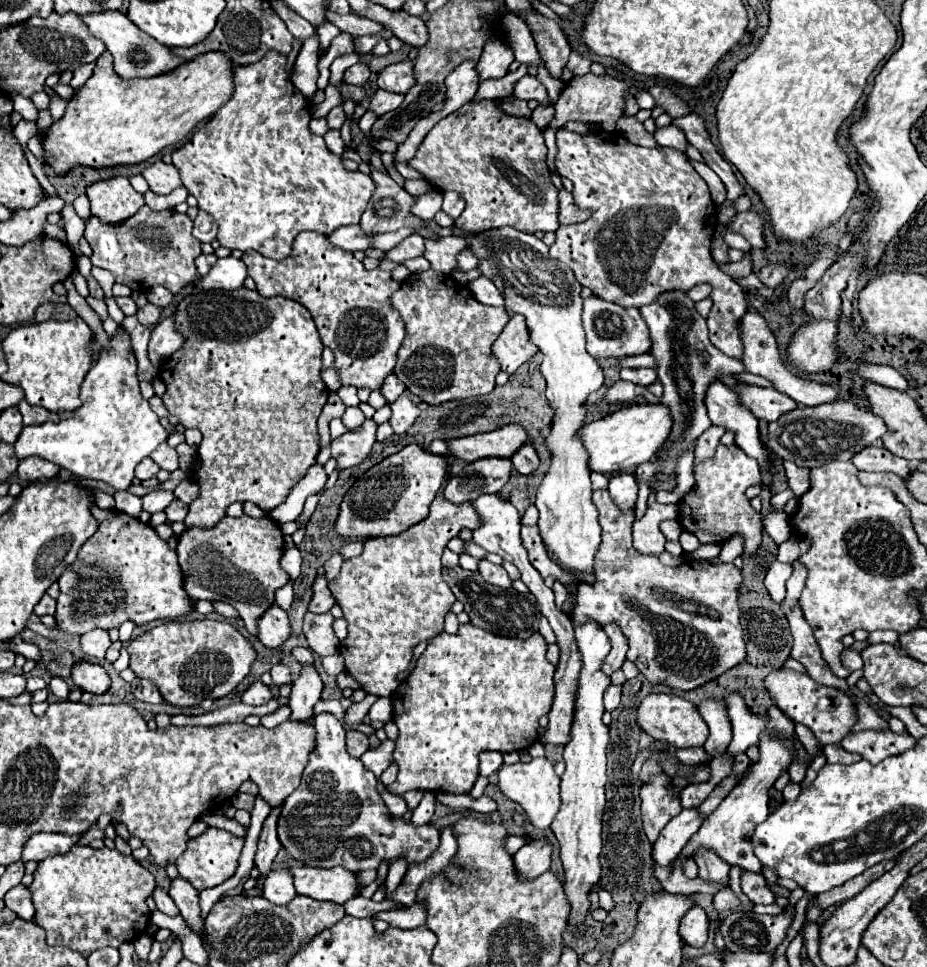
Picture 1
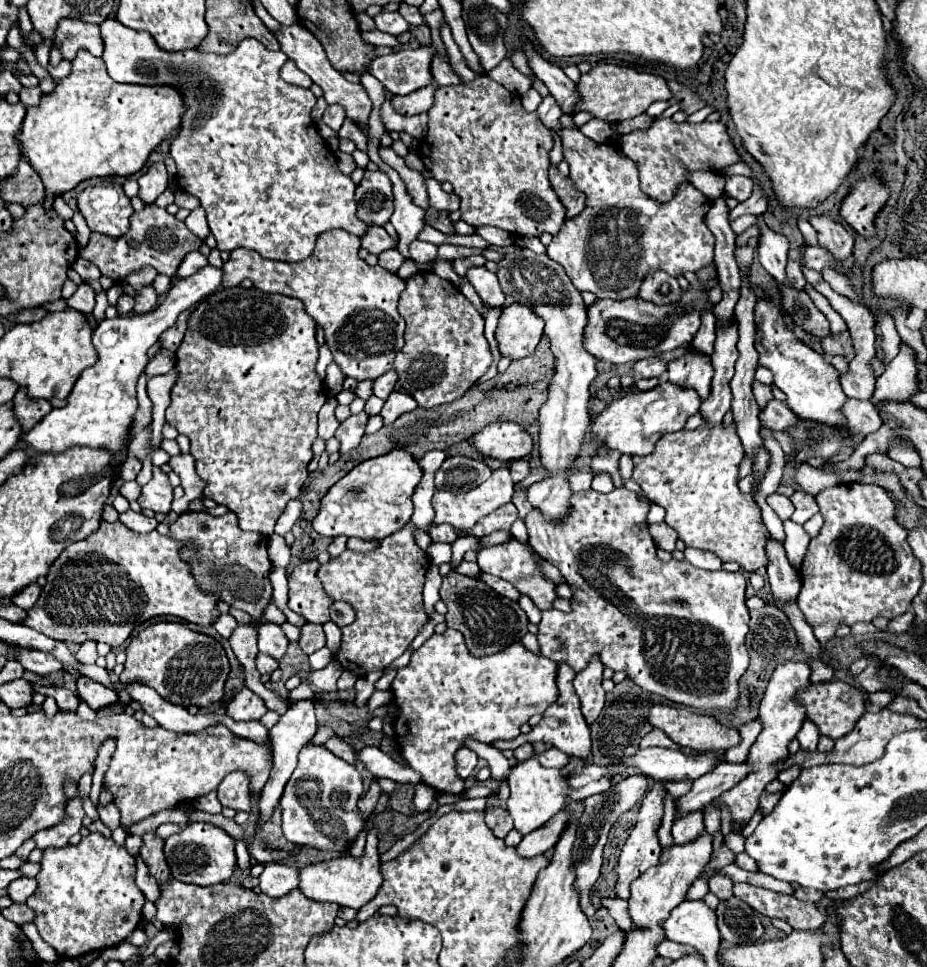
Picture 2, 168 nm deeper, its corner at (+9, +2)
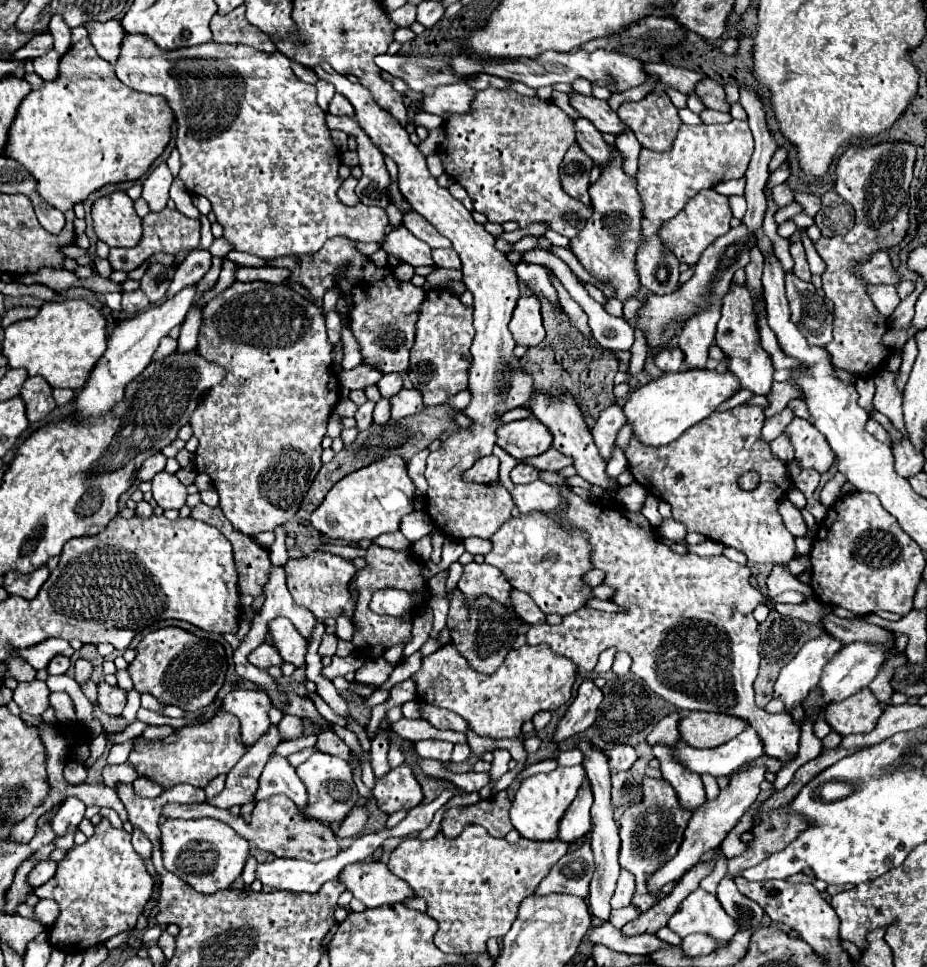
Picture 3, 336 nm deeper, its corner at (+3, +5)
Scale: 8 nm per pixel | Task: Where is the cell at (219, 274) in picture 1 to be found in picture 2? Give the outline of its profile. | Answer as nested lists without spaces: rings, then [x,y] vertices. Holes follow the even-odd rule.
[[[205,266],[197,274],[177,280],[155,310],[147,314],[131,314],[103,320],[93,332],[93,344],[99,352],[97,364],[83,370],[83,374],[79,376],[69,394],[67,406],[53,408],[31,432],[23,436],[23,440],[37,452],[53,452],[53,454],[59,454],[77,444],[91,448],[107,448],[113,452],[121,450],[125,436],[131,428],[133,416],[137,412],[135,384],[149,362],[147,350],[159,340],[159,336],[167,328],[171,328],[177,322],[177,316],[183,310],[191,308],[201,298],[215,292],[221,286],[221,278],[223,278],[221,268]]]

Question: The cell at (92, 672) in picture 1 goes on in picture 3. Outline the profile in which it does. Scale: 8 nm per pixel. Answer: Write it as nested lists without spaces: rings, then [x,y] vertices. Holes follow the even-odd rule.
[[[105,681],[97,685],[97,703],[107,715],[121,715],[125,703],[127,703],[127,693],[119,687],[111,687]]]

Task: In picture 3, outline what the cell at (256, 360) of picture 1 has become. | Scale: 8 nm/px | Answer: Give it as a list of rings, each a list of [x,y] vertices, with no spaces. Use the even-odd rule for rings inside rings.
[[[235,281],[233,287],[225,289],[221,293],[221,297],[211,299],[203,311],[203,323],[201,323],[201,331],[199,331],[199,341],[197,341],[197,353],[201,357],[205,357],[211,363],[217,363],[221,367],[225,367],[227,375],[223,379],[223,385],[215,385],[211,387],[205,395],[203,401],[197,405],[197,409],[193,411],[189,425],[193,427],[193,435],[199,439],[199,447],[195,451],[195,469],[199,473],[207,473],[213,479],[213,487],[219,493],[219,507],[223,509],[225,517],[233,523],[233,527],[245,535],[257,535],[263,531],[273,531],[279,525],[285,525],[287,521],[291,521],[303,501],[303,497],[307,495],[317,471],[321,469],[321,441],[325,437],[325,429],[327,429],[327,421],[331,415],[331,409],[335,407],[335,403],[339,401],[339,381],[333,381],[333,389],[327,389],[331,379],[335,379],[333,369],[331,369],[331,351],[333,345],[327,341],[327,329],[325,329],[325,317],[323,311],[313,305],[309,299],[303,299],[301,295],[297,295],[295,291],[291,291],[291,287],[287,285],[273,285],[273,283],[263,283],[263,281],[253,281],[253,283],[241,283]]]

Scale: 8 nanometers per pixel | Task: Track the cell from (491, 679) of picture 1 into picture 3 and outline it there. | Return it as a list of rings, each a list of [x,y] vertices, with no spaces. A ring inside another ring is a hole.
[[[447,643],[423,657],[421,669],[411,679],[417,685],[421,703],[459,713],[471,731],[481,737],[511,739],[521,735],[521,725],[531,721],[535,713],[555,711],[571,699],[575,673],[577,667],[573,667],[573,661],[553,655],[545,645],[523,645],[521,649],[513,649],[493,675],[485,675],[473,669],[453,643]]]

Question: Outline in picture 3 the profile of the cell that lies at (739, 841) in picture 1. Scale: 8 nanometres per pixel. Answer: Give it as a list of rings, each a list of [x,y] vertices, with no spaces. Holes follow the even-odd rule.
[[[821,635],[805,643],[805,647],[795,655],[795,659],[781,669],[775,681],[773,697],[785,703],[787,713],[791,713],[795,705],[801,705],[811,693],[811,689],[817,687],[825,665],[841,647],[841,641],[829,635]]]

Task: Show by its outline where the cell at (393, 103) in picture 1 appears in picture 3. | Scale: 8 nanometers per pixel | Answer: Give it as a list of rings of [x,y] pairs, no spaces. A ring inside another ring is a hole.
[[[465,81],[455,83],[455,85],[439,85],[433,95],[423,95],[421,111],[447,119],[451,113],[469,111],[469,103],[473,95],[475,91],[469,89]]]

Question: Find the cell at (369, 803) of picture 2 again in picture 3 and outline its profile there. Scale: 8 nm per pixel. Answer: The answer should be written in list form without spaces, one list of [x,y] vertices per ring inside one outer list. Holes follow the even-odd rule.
[[[357,805],[357,807],[353,807],[353,811],[349,811],[349,815],[345,817],[345,821],[341,823],[341,827],[335,833],[339,837],[359,835],[363,831],[363,827],[367,825],[367,819],[369,819],[369,807],[367,805]]]

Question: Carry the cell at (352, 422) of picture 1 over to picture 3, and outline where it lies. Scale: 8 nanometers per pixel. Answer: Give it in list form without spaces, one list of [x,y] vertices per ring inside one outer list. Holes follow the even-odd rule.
[[[351,399],[340,400],[335,407],[337,414],[342,417],[353,417],[357,409],[358,406]]]

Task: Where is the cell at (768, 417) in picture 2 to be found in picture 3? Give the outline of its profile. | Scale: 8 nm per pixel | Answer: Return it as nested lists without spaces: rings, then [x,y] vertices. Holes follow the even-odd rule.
[[[793,417],[793,421],[785,427],[783,435],[789,437],[795,449],[795,459],[801,463],[803,469],[813,467],[819,473],[825,473],[833,465],[835,455],[827,439],[807,419]]]

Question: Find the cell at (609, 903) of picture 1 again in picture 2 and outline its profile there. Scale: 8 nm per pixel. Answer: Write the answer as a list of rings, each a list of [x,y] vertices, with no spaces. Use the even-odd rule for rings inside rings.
[[[601,898],[601,904],[604,908],[610,911],[615,910],[615,918],[617,926],[623,931],[633,930],[635,928],[629,913],[627,900],[621,900],[620,898]]]

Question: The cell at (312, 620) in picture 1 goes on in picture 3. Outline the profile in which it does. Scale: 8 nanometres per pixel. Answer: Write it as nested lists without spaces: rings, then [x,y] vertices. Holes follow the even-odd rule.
[[[325,633],[321,639],[321,645],[319,645],[319,655],[321,657],[335,655],[335,647],[337,647],[337,637],[333,633]]]

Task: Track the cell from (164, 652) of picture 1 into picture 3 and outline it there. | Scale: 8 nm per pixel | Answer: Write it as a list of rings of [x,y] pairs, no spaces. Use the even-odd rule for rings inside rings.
[[[163,627],[145,635],[137,645],[137,657],[129,665],[135,691],[151,693],[165,705],[177,705],[189,713],[203,713],[225,683],[227,655],[221,643],[201,639],[179,627]]]

